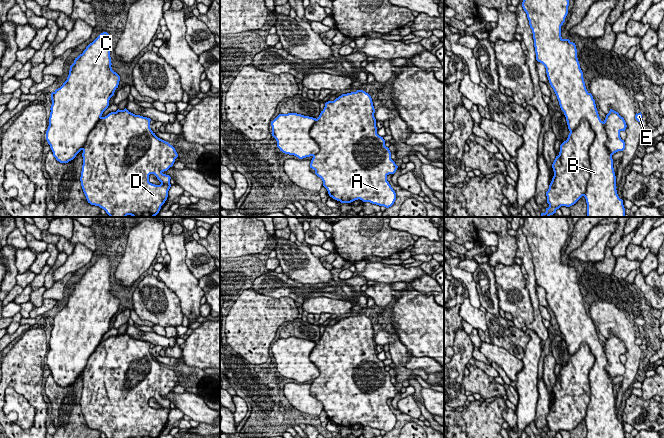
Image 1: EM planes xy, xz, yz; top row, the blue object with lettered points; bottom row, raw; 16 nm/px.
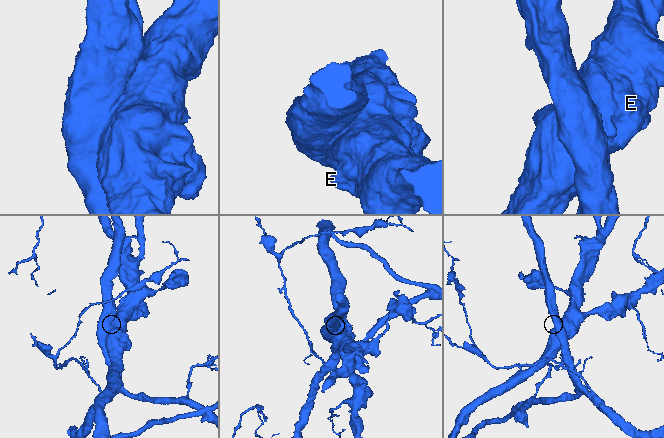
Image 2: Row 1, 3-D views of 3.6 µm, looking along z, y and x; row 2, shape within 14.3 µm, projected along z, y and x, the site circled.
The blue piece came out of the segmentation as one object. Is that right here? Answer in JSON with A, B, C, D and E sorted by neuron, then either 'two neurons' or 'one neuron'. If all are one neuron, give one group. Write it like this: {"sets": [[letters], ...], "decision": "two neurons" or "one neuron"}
{"sets": [["A", "D", "E"], ["B", "C"]], "decision": "two neurons"}

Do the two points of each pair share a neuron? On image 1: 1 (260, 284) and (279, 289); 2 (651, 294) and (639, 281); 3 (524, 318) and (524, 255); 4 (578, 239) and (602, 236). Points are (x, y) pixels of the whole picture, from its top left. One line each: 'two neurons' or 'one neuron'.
1: one neuron
2: one neuron
3: two neurons
4: two neurons

